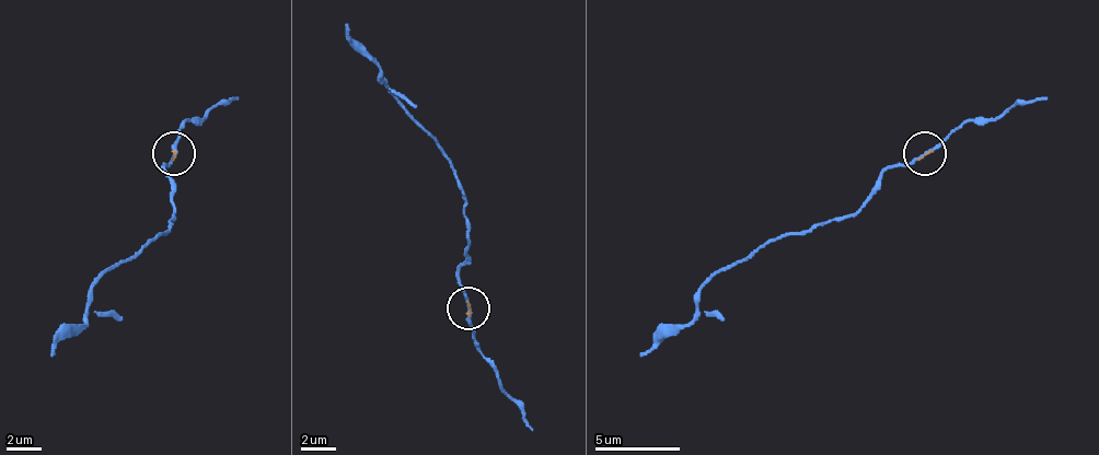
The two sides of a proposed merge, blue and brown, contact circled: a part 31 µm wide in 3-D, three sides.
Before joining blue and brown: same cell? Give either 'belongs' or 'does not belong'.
belongs

